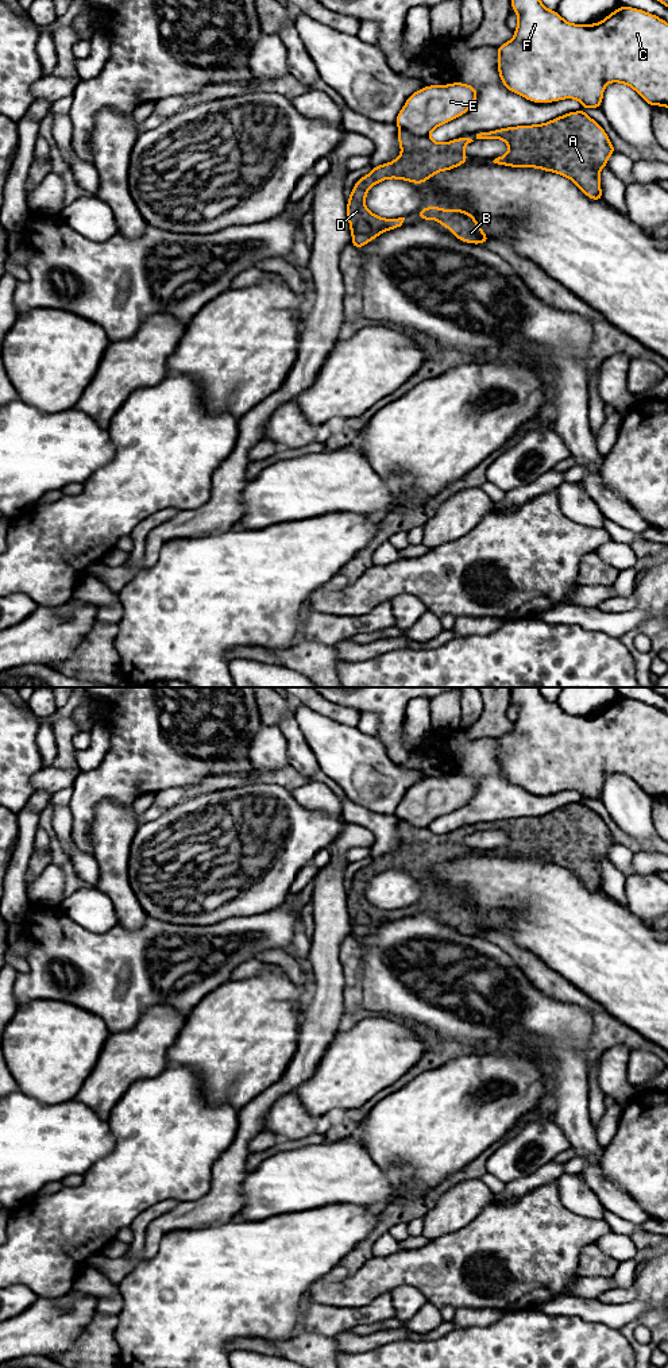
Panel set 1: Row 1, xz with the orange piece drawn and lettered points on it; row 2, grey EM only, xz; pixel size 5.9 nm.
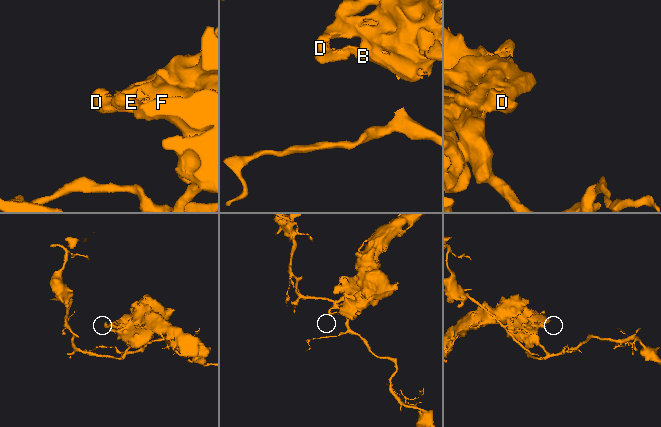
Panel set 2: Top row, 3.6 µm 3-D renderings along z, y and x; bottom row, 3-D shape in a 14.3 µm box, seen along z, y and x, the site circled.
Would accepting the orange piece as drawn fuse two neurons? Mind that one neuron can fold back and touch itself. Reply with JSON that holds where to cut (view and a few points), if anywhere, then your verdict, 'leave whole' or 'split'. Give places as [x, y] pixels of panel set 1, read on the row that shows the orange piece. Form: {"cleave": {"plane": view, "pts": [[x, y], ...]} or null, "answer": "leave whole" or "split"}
{"cleave": {"plane": "xz", "pts": [[401, 128], [428, 137]]}, "answer": "split"}

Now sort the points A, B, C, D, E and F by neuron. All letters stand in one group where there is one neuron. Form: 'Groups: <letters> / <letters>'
Groups: A B D / C E F

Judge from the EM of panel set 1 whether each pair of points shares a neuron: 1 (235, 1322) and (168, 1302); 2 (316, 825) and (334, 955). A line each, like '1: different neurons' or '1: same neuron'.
1: same neuron
2: different neurons

